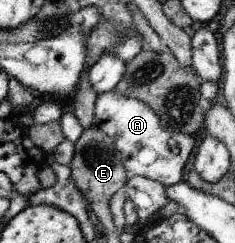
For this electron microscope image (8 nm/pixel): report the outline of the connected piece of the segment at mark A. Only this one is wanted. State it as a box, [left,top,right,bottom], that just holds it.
[94,89,195,186]

